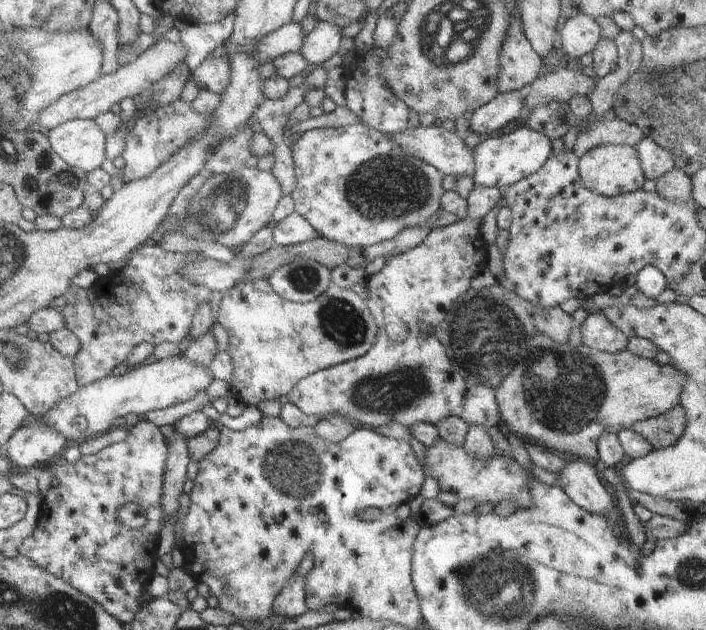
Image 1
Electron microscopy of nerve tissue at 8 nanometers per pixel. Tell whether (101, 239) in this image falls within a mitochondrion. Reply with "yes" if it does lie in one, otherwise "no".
no

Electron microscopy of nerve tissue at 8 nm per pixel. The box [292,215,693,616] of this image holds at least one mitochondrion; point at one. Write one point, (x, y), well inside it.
(569, 397)

